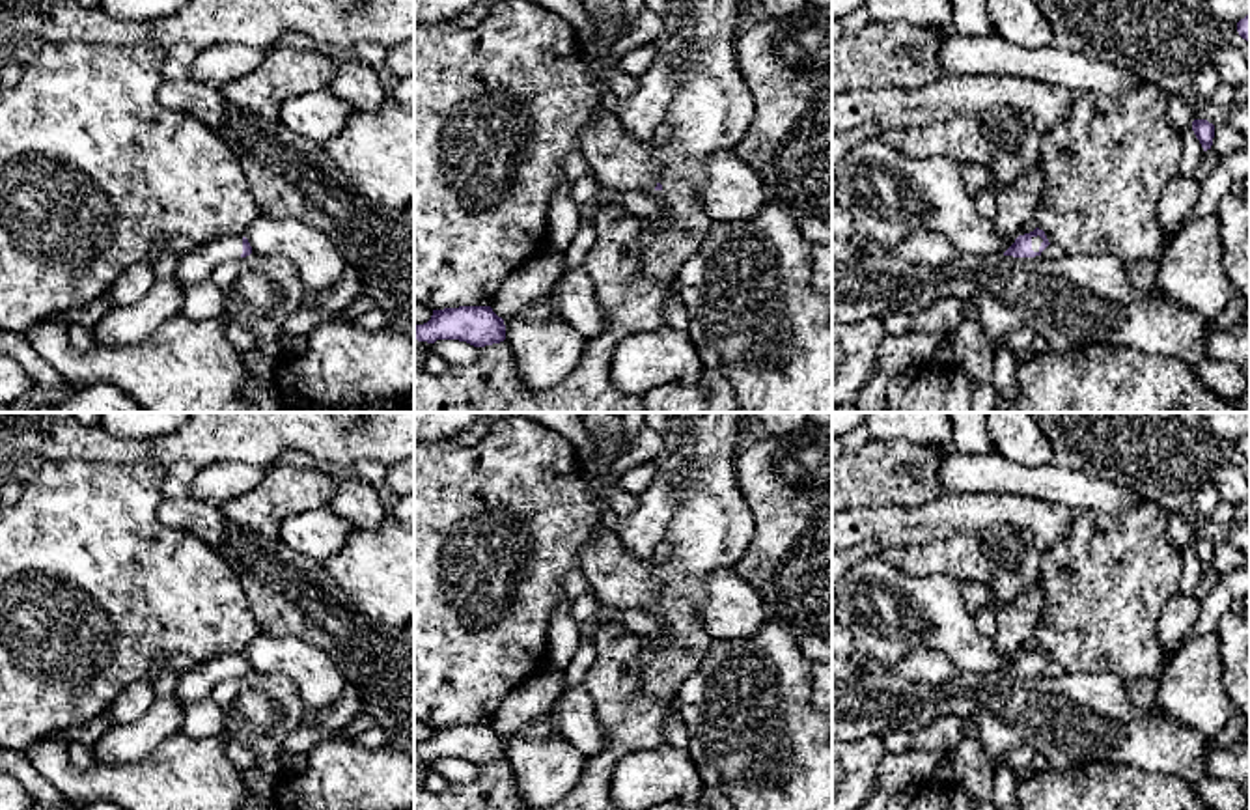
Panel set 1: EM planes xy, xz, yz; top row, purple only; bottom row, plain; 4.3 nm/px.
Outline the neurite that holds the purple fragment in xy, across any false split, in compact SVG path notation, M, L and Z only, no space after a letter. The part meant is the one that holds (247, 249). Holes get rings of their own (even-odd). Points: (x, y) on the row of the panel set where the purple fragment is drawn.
M224 237L196 244L179 256L175 278L181 284L198 284L211 276L213 269L224 261L246 258L252 246L246 237Z

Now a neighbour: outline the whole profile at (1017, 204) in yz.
M1041 161L1021 174L1009 187L998 185L989 166L959 164L959 170L972 196L989 192L994 198L996 213L991 222L998 235L1015 237L1026 222L1035 220L1045 189Z

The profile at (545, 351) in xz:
M560 315L506 327L513 351L517 381L528 392L547 392L578 364L586 340Z

